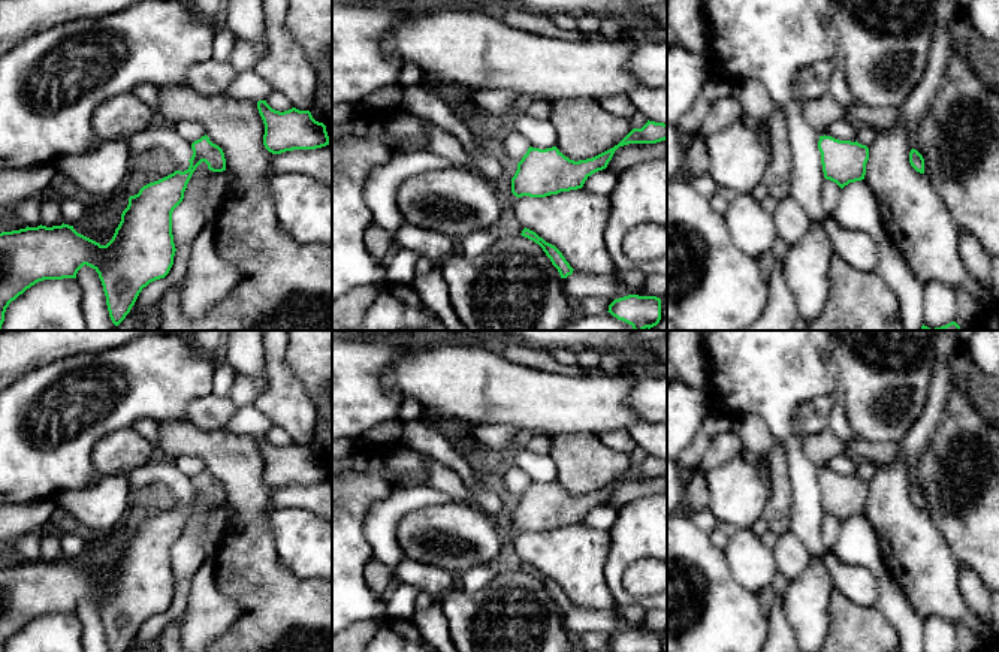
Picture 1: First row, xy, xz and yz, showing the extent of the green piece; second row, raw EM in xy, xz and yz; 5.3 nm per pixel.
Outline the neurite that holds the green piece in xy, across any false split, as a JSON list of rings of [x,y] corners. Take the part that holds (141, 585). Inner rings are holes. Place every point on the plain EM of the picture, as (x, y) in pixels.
[[[205,470],[191,479],[193,490],[187,505],[173,508],[144,520],[138,529],[129,532],[121,556],[106,580],[78,568],[73,561],[37,561],[0,568],[0,652],[12,636],[27,624],[43,615],[76,613],[87,600],[102,616],[109,652],[126,652],[139,628],[150,618],[165,613],[175,591],[172,570],[172,547],[182,537],[187,519],[196,502],[205,496],[212,507],[226,505],[223,485]]]

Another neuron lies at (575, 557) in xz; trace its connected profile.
[[[577,523],[546,532],[516,532],[511,541],[520,559],[555,580],[574,606],[616,607],[604,576],[609,531]]]

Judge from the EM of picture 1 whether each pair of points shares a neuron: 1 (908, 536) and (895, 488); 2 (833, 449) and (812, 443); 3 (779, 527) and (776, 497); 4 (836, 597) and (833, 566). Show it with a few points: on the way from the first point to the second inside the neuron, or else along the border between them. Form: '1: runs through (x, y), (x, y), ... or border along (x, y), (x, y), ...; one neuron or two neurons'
1: runs through (899, 524), (895, 518), (895, 500); one neuron
2: runs through (829, 447), (817, 447); one neuron
3: runs through (778, 519), (778, 504); one neuron
4: border along (835, 588), (856, 603), (868, 606); two neurons

